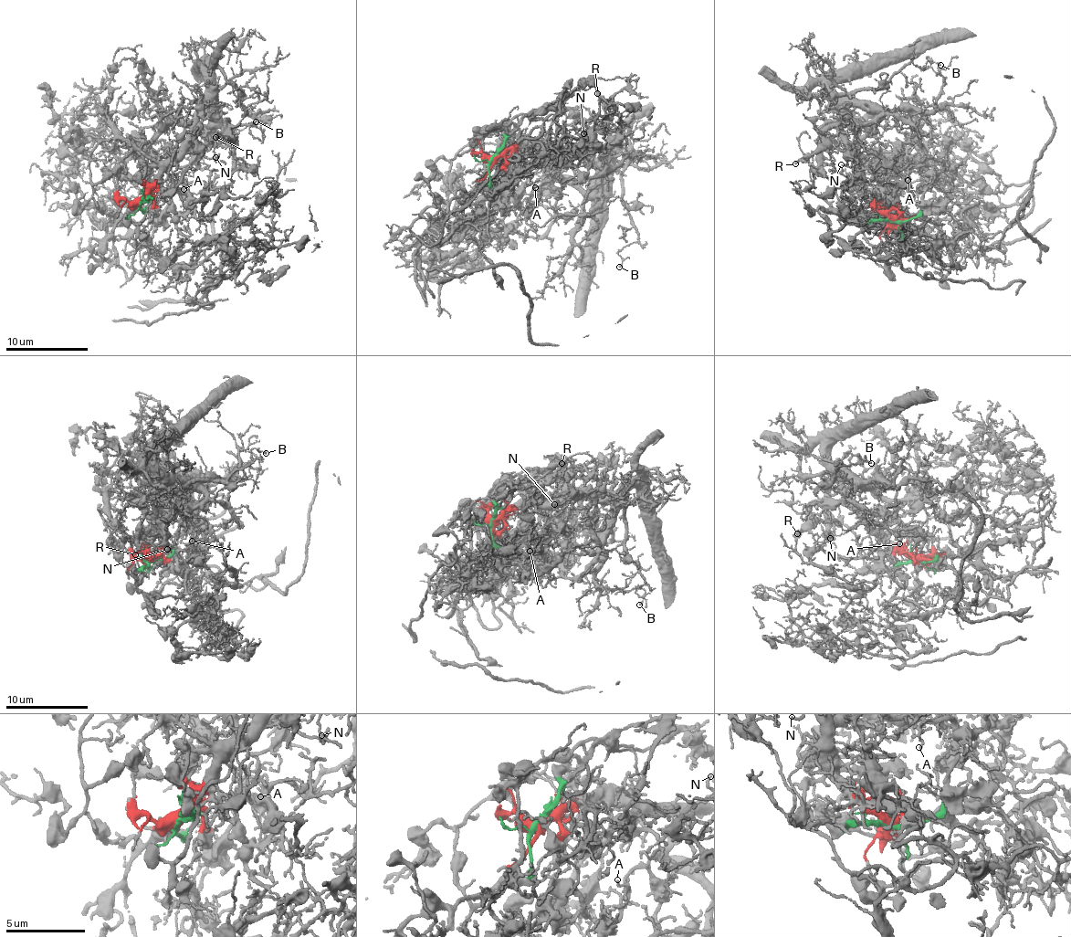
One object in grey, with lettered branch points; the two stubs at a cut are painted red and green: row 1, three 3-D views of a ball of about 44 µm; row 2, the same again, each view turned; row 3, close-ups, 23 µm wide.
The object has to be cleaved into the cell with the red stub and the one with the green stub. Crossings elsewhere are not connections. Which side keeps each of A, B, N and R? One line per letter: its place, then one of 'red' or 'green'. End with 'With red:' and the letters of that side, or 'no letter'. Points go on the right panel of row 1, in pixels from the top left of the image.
A: (908, 180) | green
B: (940, 65) | red
N: (841, 164) | red
R: (795, 163) | red
With red: B, N, R

